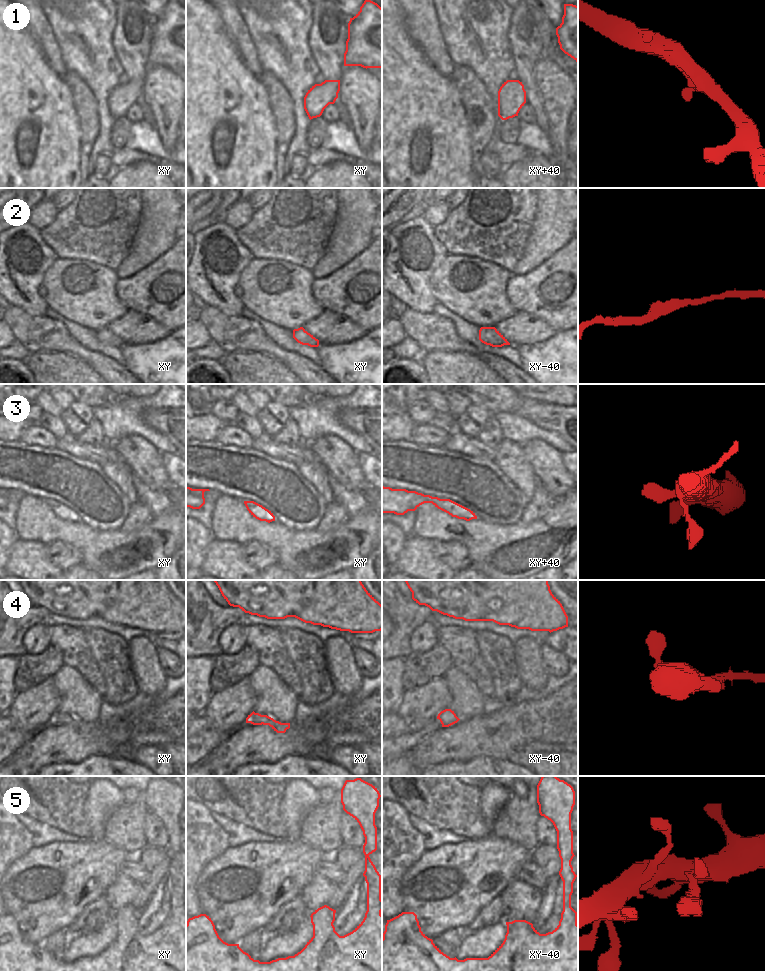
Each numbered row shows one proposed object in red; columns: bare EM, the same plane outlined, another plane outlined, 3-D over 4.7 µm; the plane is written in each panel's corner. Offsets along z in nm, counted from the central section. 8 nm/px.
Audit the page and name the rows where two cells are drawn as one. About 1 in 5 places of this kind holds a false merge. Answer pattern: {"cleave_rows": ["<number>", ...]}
{"cleave_rows": []}

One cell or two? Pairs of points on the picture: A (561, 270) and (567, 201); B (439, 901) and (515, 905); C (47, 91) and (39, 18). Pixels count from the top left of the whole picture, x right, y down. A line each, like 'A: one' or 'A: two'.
A: two
B: two
C: two

